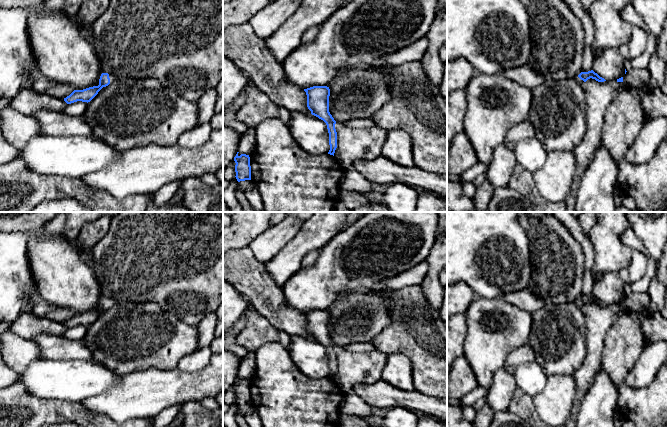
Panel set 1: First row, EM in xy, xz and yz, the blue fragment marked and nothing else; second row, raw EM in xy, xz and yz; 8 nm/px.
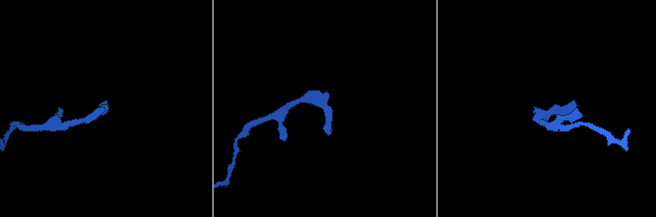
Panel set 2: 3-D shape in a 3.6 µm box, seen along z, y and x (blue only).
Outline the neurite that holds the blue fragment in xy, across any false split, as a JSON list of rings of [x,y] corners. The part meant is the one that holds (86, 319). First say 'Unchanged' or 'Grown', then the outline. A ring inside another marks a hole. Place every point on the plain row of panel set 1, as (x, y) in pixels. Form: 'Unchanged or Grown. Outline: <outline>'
Grown. Outline: [[[102,297],[99,303],[99,309],[89,311],[83,314],[74,314],[69,320],[64,322],[64,325],[67,328],[71,328],[77,325],[82,326],[90,326],[97,318],[98,316],[103,312],[108,310],[110,307],[118,304],[115,300],[108,298],[108,297]]]

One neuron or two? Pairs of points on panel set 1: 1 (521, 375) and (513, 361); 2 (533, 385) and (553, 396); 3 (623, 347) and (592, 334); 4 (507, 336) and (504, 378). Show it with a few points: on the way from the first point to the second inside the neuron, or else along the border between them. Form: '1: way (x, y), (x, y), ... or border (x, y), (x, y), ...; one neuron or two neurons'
1: border (535, 360), (521, 363), (513, 375); two neurons
2: border (548, 376), (546, 385), (533, 397); two neurons
3: border (617, 319), (606, 333), (600, 362); two neurons
4: border (503, 367), (493, 375), (490, 388); two neurons

